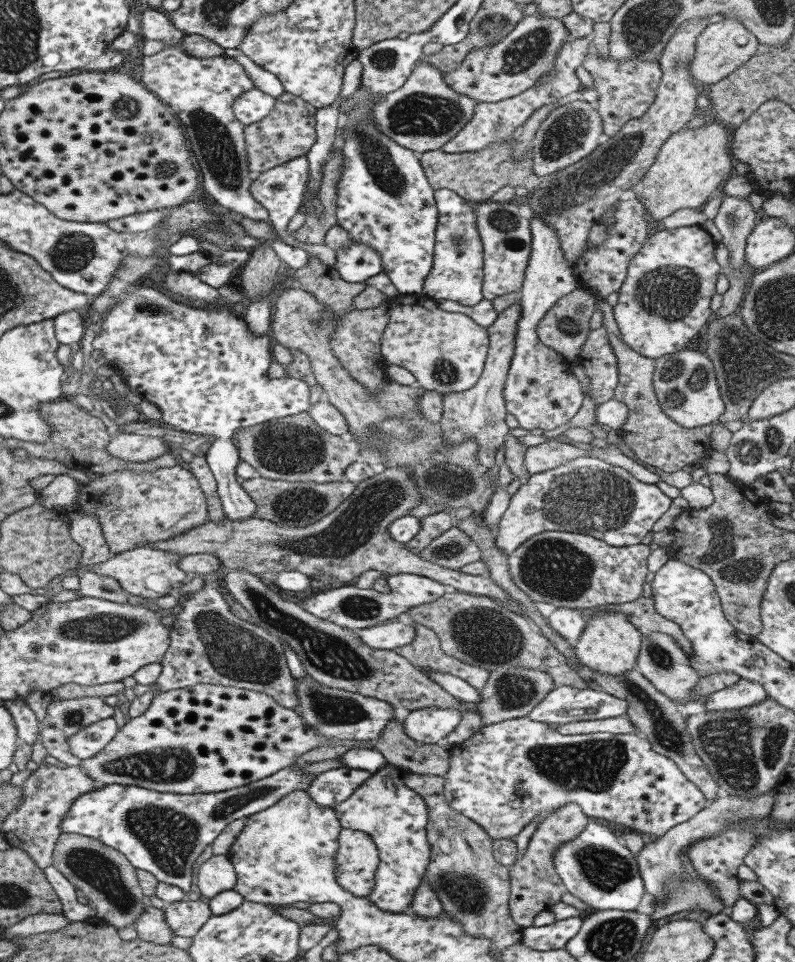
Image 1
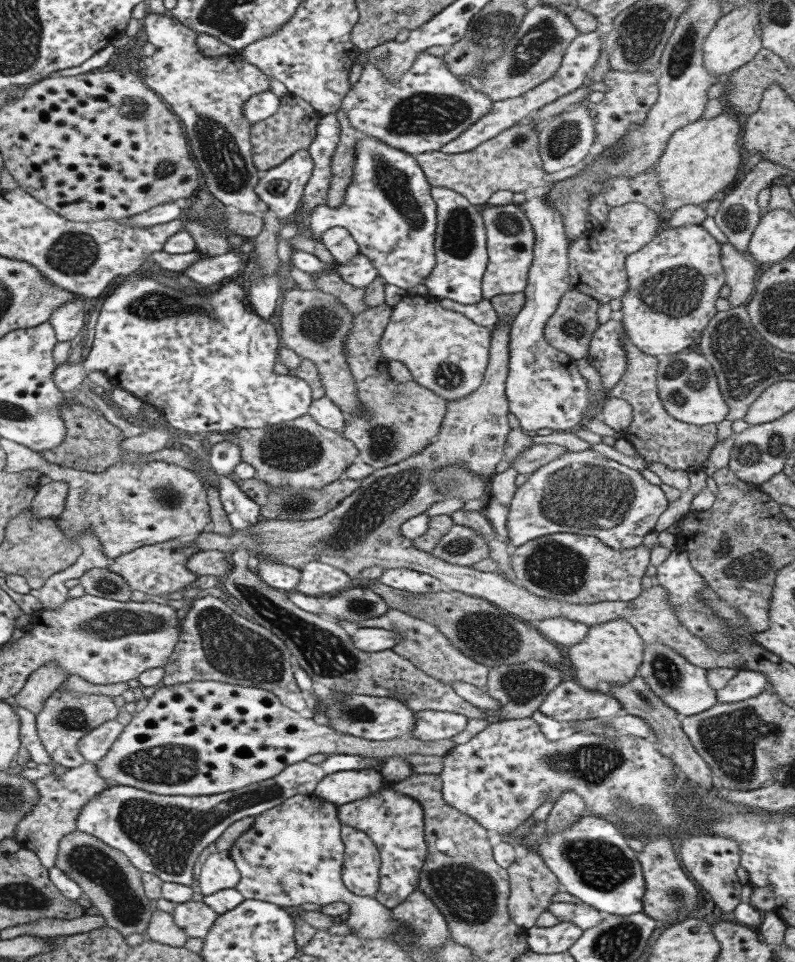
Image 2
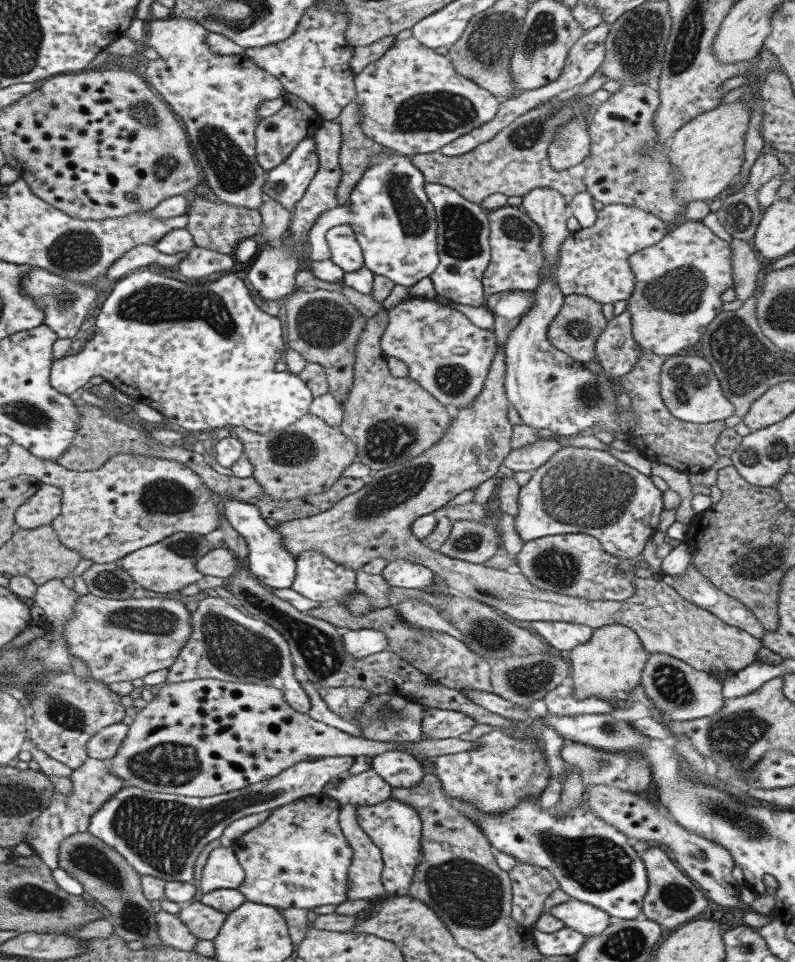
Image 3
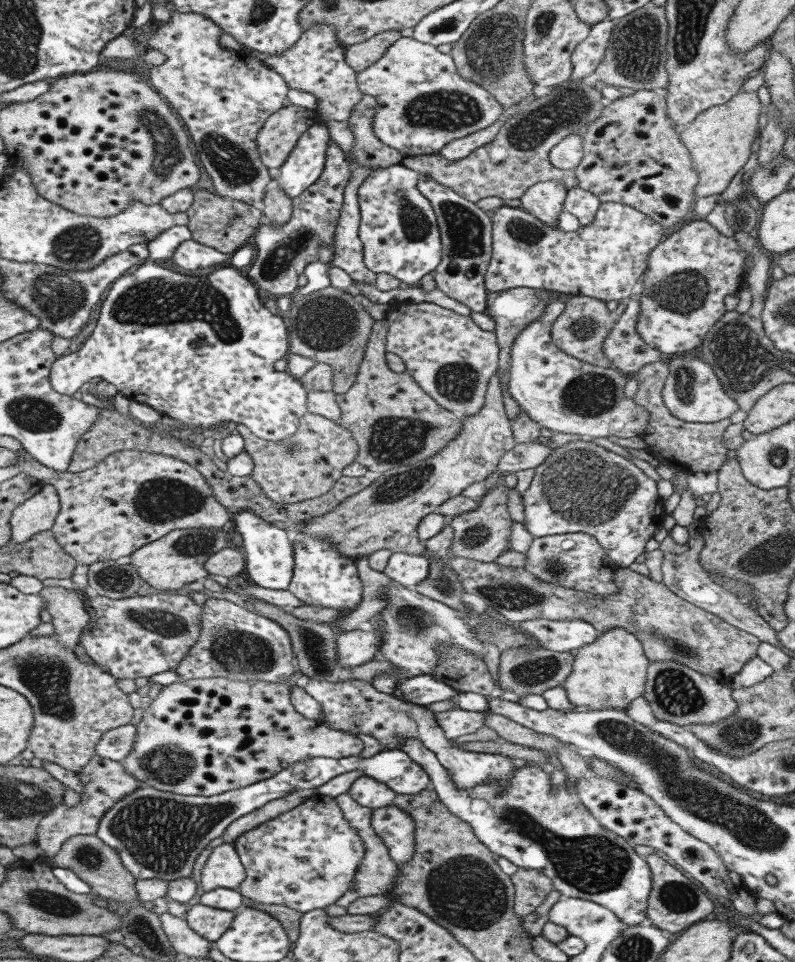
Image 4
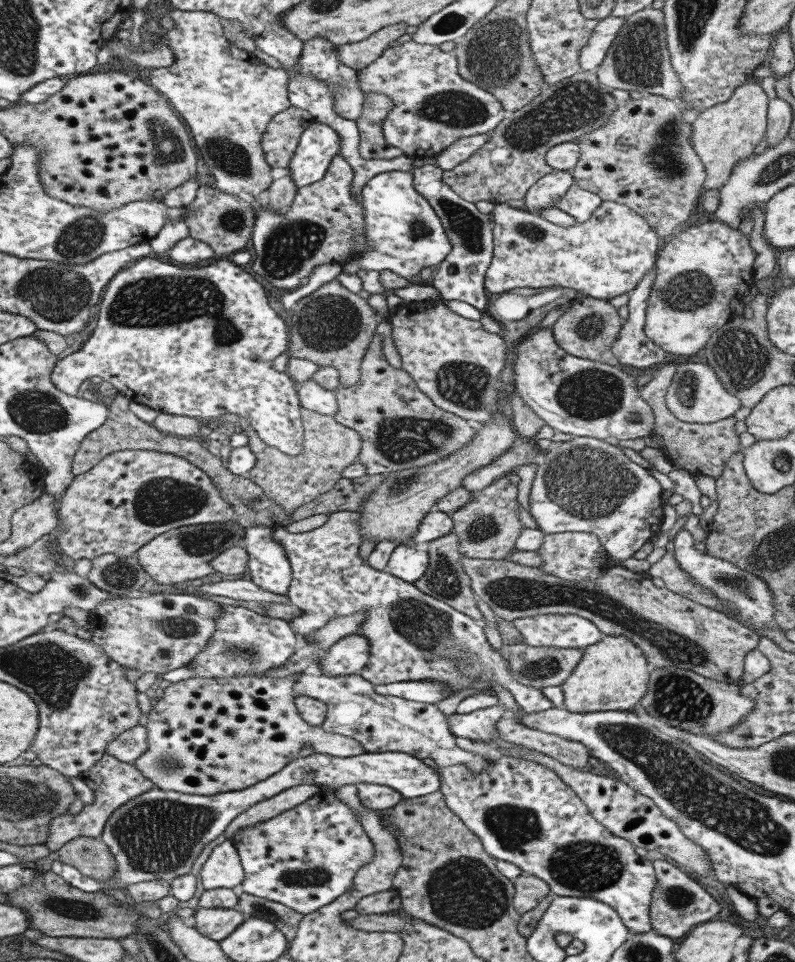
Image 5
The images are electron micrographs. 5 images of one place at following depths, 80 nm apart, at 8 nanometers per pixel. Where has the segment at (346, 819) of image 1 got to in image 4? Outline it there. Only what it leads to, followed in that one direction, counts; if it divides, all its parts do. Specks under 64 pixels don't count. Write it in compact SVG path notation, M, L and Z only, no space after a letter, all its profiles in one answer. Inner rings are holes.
M391 804L388 807L371 809L370 825L387 847L389 858L395 863L394 882L396 882L400 869L410 861L414 853L413 819Z

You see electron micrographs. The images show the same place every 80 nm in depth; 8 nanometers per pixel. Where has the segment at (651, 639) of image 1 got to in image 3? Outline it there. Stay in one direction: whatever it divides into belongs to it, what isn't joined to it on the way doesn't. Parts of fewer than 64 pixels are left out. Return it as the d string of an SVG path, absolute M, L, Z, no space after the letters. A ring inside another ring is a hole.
M649 653L644 664L640 685L662 714L661 717L678 724L684 720L712 716L723 706L725 698L721 694L722 682L709 673L694 670L678 658L665 653Z

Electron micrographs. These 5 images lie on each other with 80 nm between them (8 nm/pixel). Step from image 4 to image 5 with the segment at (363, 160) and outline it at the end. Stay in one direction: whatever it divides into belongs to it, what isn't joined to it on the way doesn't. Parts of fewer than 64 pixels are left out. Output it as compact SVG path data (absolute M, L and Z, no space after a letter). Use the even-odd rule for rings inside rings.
M362 93L362 107L355 125L358 131L358 154L361 159L371 162L389 161L402 156L399 150L385 143L381 124L392 102L384 94Z

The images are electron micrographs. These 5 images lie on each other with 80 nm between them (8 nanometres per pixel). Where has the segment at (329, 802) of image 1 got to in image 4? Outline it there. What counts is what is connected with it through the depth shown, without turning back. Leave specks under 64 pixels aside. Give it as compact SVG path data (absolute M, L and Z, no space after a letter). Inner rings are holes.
M360 775L350 785L346 793L361 806L369 809L388 807L396 792L385 784L367 775Z

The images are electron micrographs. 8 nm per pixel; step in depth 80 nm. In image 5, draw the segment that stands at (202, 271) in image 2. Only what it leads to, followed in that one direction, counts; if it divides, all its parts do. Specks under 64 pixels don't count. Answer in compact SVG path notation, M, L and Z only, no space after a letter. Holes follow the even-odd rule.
M187 236L178 240L167 251L167 256L179 266L193 264L193 266L199 267L208 264L211 260L215 260L218 255L213 252L208 244Z

